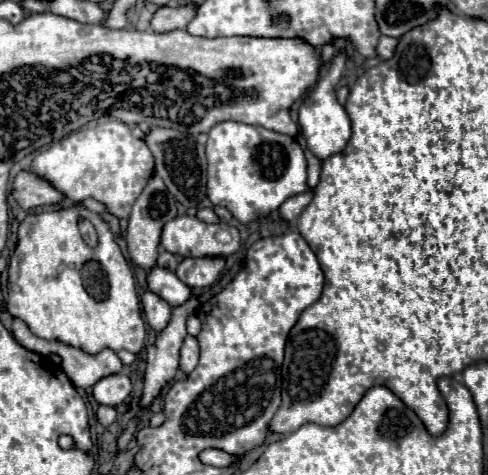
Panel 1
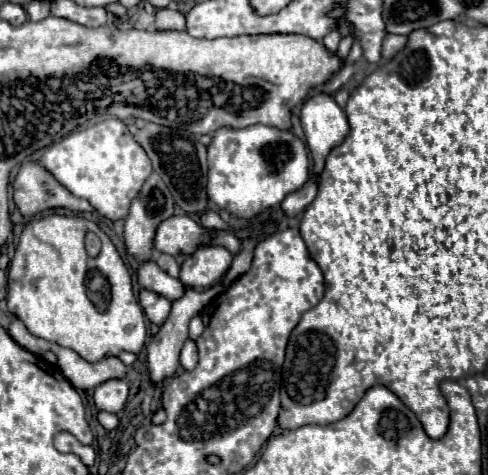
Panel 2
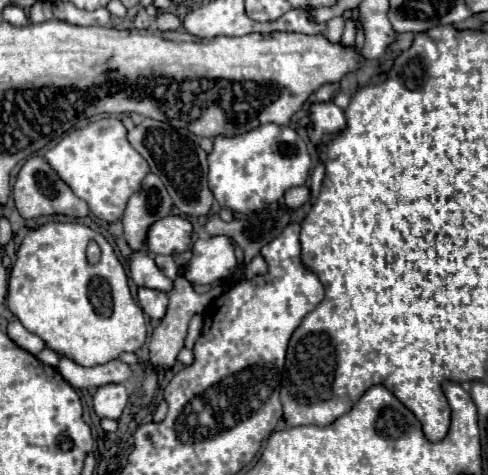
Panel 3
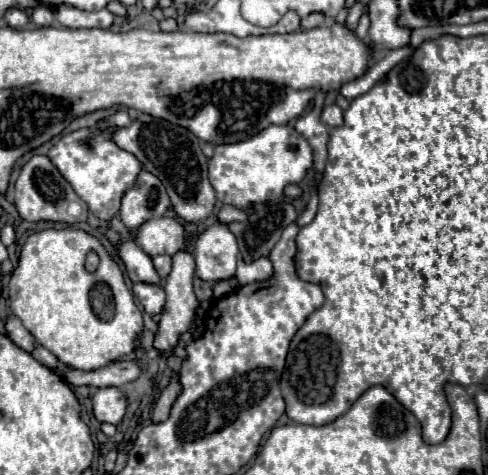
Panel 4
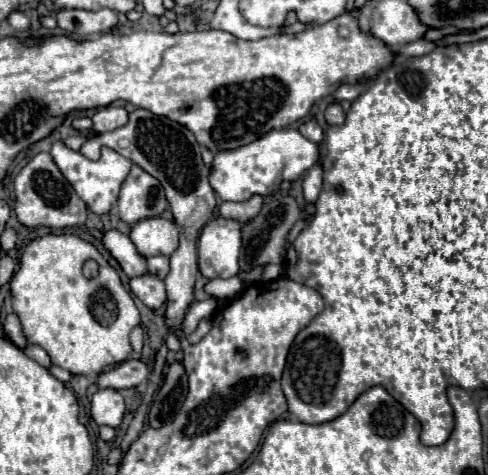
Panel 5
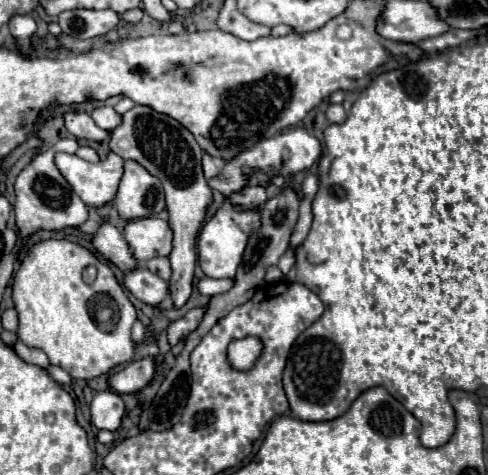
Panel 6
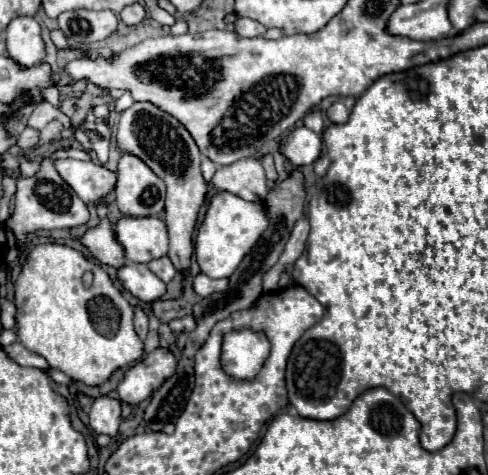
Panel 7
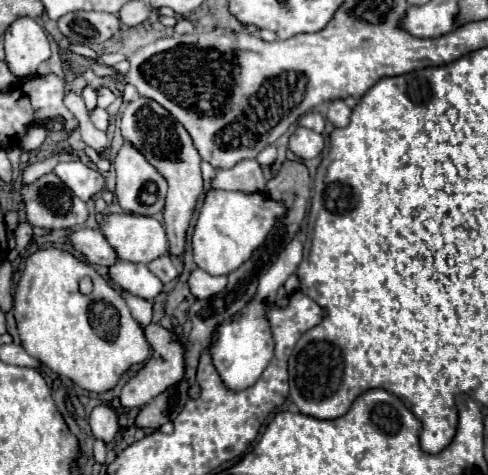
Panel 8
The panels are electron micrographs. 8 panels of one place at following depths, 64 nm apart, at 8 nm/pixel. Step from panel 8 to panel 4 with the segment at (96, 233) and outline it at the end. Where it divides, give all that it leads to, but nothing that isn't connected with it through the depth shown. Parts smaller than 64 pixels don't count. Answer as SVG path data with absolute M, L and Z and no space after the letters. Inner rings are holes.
M134 240L118 242L118 256L122 258L126 272L132 282L150 282L160 284L160 276L152 266L152 258L142 252L142 248Z

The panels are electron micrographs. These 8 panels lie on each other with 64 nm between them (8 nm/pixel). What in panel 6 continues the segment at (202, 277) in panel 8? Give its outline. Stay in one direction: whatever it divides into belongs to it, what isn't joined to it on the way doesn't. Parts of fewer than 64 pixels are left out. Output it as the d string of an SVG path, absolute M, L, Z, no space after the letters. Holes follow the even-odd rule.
M202 278L198 282L198 292L204 296L214 296L214 294L222 294L226 290L232 288L232 280L214 280L214 278Z

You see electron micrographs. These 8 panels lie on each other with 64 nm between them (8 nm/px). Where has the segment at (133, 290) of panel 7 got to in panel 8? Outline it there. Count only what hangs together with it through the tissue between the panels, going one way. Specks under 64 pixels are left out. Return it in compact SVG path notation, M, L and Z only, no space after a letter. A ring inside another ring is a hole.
M116 260L116 264L108 266L108 274L116 286L128 290L134 296L152 300L158 292L162 292L162 282L148 270L146 264Z

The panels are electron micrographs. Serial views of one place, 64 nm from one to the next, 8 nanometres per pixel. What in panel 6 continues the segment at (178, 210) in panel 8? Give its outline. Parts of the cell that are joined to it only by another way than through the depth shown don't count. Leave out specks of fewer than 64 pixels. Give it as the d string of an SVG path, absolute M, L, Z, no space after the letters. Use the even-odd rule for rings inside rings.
M134 106L126 114L122 114L122 124L114 128L112 138L108 142L114 154L124 160L140 162L148 172L152 172L166 190L166 210L168 210L168 224L174 232L172 240L172 278L170 278L170 294L174 306L180 308L192 292L192 278L196 268L196 236L202 226L204 214L208 204L212 202L212 190L206 184L202 174L202 148L196 144L194 136L170 116L164 116L148 106Z

